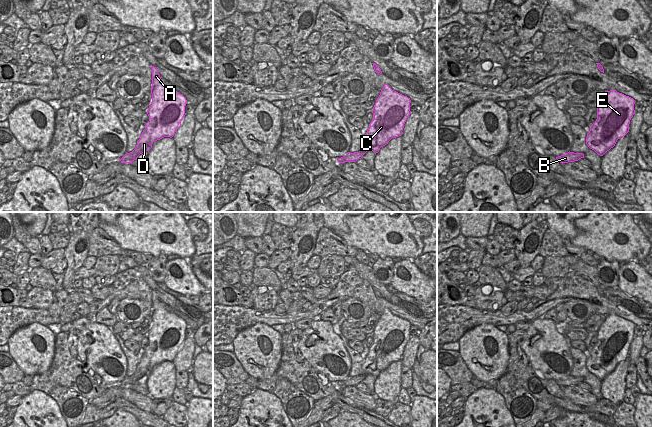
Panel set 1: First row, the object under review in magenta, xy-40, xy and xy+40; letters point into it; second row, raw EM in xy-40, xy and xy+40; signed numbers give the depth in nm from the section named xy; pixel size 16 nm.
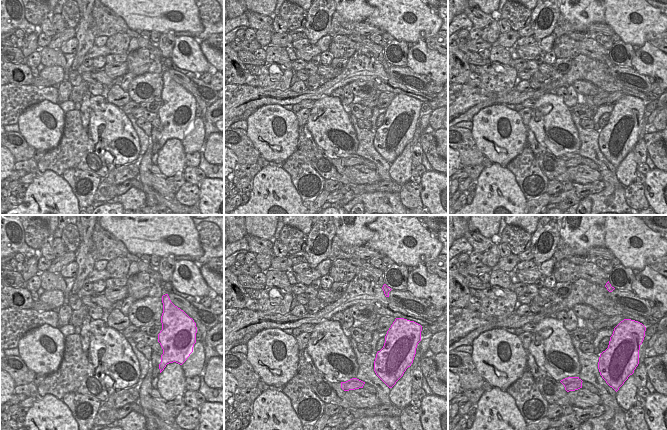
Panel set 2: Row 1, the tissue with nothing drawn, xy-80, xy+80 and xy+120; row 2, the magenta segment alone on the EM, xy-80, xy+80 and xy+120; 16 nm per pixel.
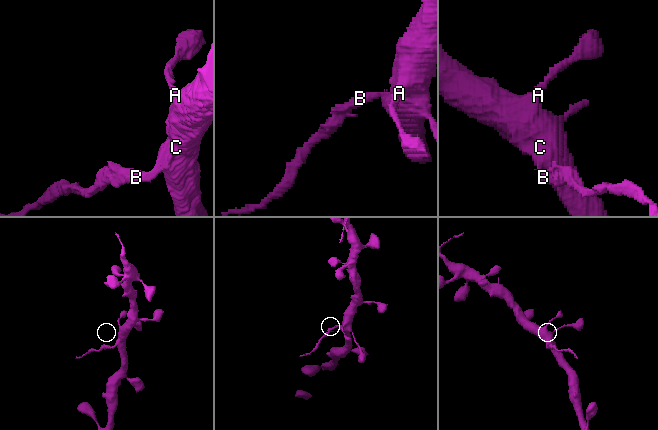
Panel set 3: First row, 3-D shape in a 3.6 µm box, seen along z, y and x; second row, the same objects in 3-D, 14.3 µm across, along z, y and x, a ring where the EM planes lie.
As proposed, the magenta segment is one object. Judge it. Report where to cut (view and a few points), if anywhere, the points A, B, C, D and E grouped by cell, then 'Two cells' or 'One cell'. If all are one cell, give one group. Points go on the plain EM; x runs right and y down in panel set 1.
Split along xy-40 (144, 373), (132, 376). Groups: A C D E / B. Two cells.

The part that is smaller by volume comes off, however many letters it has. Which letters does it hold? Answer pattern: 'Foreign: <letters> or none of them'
Foreign: B

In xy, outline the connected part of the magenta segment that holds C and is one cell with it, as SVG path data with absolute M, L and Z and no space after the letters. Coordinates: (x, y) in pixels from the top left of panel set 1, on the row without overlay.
M385 308L373 331L373 344L369 348L360 375L371 374L376 378L380 372L388 368L392 362L401 360L404 348L411 337L410 327L410 322L392 314L389 309Z

